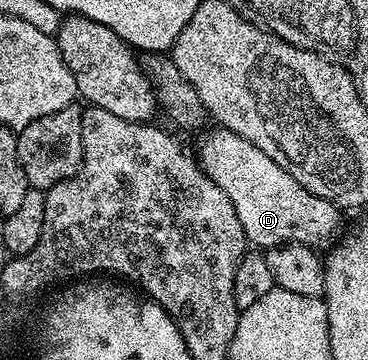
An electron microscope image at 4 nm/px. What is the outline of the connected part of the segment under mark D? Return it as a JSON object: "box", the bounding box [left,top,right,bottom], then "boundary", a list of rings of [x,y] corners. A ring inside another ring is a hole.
{"box":[197,128,340,248],"boundary":[[[215,128],[212,134],[206,134],[202,135],[204,138],[199,142],[197,161],[209,180],[213,180],[213,184],[217,184],[217,188],[229,196],[229,204],[233,204],[237,220],[241,220],[252,247],[294,244],[320,248],[336,241],[340,207],[301,188],[301,184],[297,184],[297,180],[293,180],[293,176],[289,176],[281,164],[269,160],[261,148],[249,144],[249,140],[237,136],[237,132]]]}

